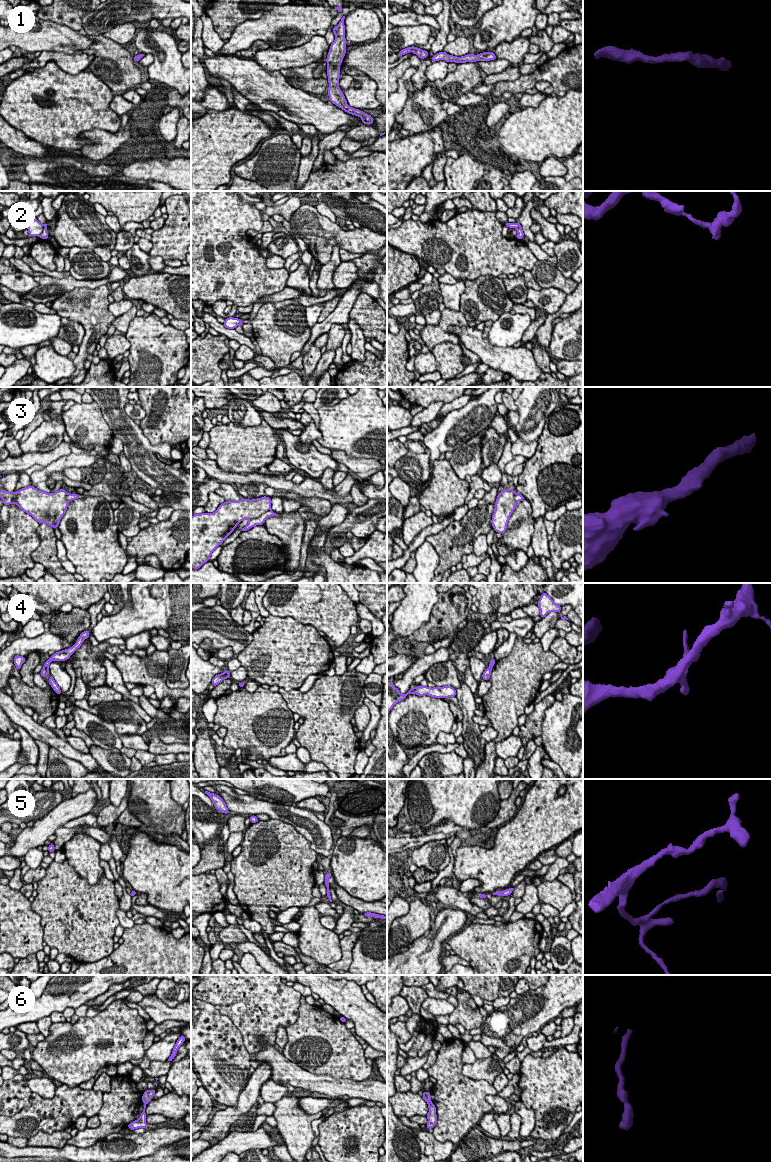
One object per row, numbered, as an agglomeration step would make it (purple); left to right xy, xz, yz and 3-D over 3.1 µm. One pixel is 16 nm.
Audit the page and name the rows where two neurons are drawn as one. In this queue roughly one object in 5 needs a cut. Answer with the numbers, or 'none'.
2, 3, 4, 6

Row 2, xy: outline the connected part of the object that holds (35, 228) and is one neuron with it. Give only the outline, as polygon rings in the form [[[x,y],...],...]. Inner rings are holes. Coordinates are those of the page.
[[[33,218],[27,223],[29,237],[40,236],[43,234],[43,225],[38,221],[38,218]]]

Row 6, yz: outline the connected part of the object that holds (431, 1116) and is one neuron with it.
[[[433,1103],[428,1104],[429,1113],[426,1115],[428,1122],[426,1129],[433,1129],[437,1123],[436,1106]]]

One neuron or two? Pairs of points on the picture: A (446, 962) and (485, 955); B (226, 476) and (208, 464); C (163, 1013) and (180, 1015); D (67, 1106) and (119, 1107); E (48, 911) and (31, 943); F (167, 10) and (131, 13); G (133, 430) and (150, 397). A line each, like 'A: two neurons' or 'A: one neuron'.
A: two neurons
B: one neuron
C: one neuron
D: two neurons
E: two neurons
F: one neuron
G: two neurons

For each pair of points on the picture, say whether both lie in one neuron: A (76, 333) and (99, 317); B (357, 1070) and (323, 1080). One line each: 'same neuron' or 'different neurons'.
A: different neurons
B: different neurons

